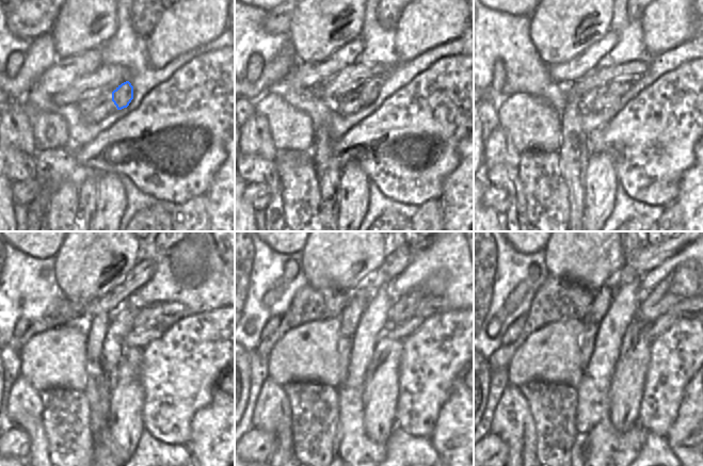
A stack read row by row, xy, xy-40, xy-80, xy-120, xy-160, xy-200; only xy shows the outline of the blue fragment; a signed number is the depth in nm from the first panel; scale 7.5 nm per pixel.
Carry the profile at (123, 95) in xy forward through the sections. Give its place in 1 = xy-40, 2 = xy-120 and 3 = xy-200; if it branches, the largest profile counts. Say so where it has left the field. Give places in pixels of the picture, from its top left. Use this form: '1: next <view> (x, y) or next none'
1: next xy-40 (368, 92)
2: next xy-120 (174, 310)
3: next xy-200 (685, 282)

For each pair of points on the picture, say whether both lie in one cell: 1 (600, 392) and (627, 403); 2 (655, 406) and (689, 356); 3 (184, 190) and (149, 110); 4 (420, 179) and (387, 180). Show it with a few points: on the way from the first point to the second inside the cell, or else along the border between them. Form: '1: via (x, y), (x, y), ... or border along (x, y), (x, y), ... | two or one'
1: border along (613, 371), (609, 387), (610, 420) | two
2: via (662, 394), (665, 381), (676, 369) | one
3: via (178, 170), (174, 156), (174, 134), (170, 130) | one
4: via (412, 179), (396, 179) | one

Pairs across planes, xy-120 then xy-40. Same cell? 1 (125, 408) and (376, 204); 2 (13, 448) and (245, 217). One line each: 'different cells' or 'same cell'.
1: different cells
2: different cells

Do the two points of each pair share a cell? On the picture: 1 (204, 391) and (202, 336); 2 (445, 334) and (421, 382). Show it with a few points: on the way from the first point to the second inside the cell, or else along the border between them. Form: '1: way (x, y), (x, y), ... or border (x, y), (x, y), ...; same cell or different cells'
1: way (202, 378), (202, 350); same cell
2: way (443, 346), (432, 356), (427, 370); same cell

